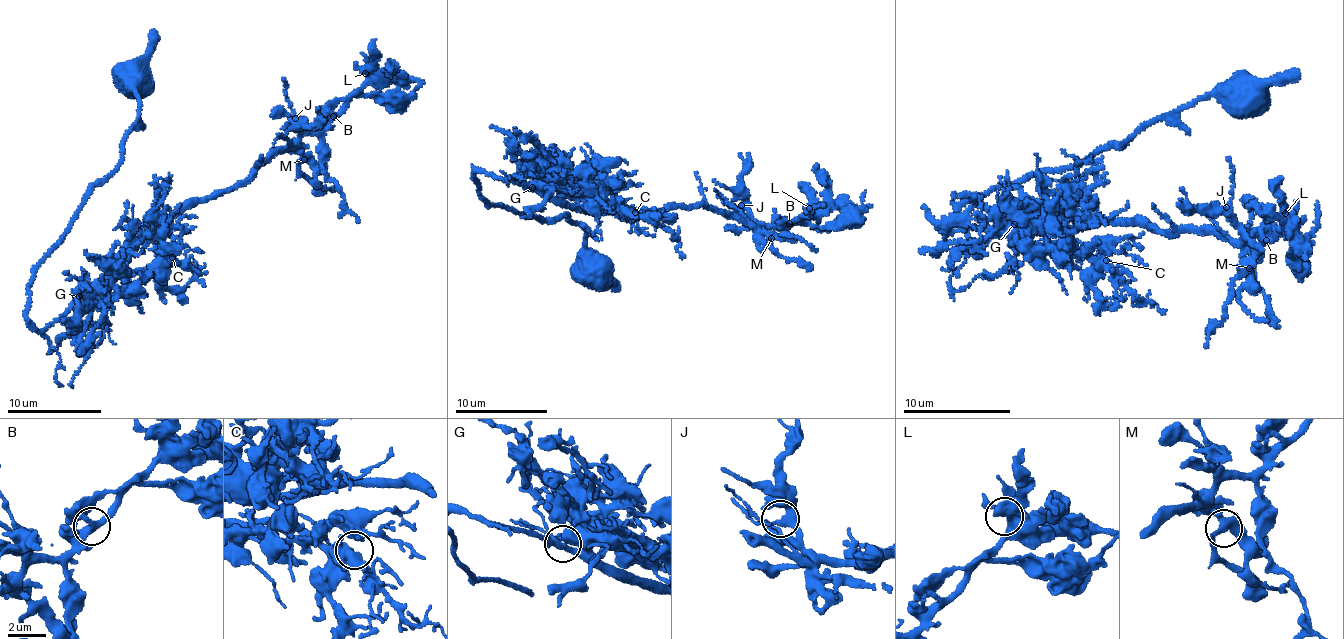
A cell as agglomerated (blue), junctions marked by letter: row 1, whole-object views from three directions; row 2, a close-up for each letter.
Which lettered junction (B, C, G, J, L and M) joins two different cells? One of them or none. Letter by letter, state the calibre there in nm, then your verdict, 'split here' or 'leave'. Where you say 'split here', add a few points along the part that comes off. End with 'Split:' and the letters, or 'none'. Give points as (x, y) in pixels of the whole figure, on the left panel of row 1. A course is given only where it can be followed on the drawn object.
B: calibre 360 nm; leave
C: calibre 440 nm; leave
G: calibre 440 nm; leave
J: calibre 360 nm; leave
L: calibre 400 nm; leave
M: calibre 400 nm; leave
Split: none

